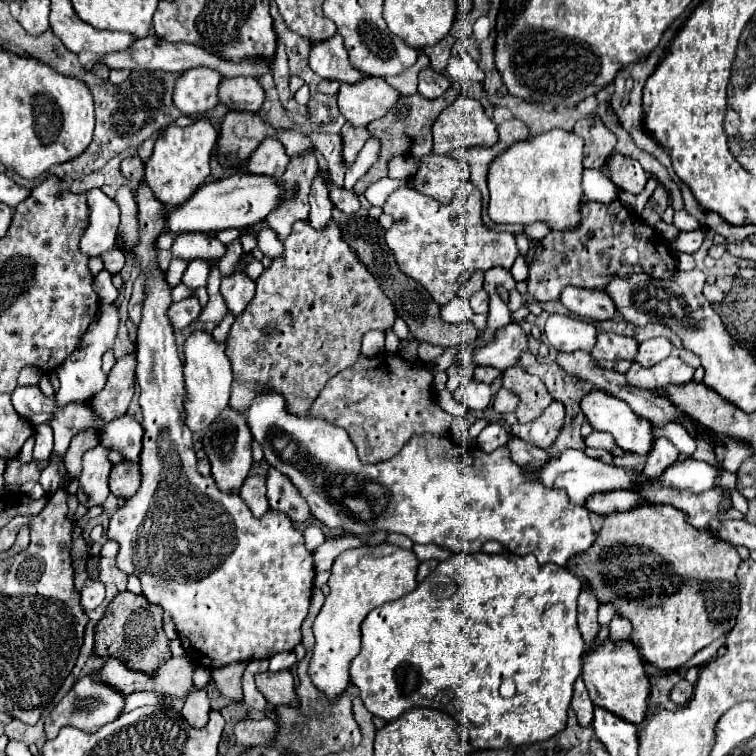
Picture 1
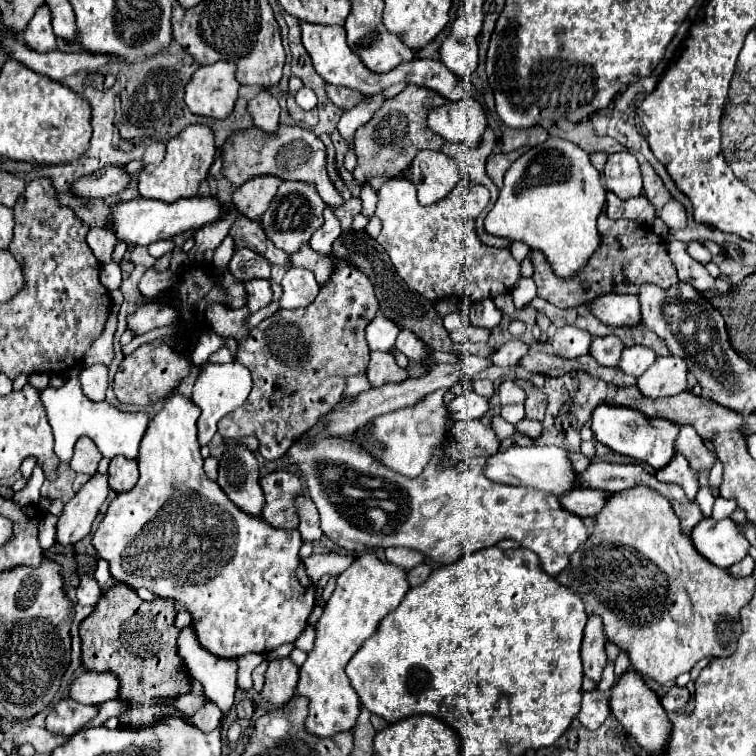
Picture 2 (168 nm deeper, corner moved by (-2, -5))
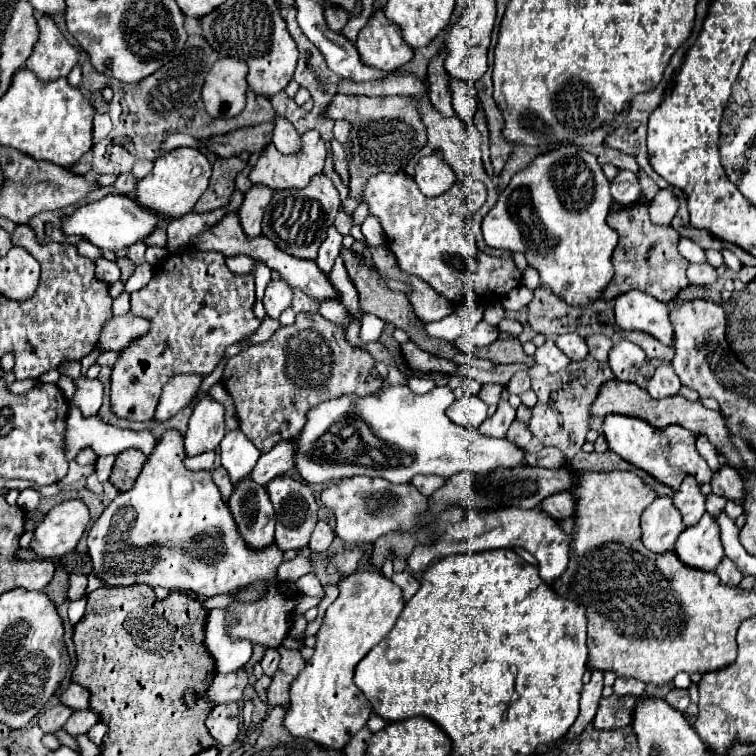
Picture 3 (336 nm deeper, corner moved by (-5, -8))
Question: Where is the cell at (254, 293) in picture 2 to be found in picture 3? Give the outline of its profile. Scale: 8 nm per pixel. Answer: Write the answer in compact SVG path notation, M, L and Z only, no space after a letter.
M272 280L266 286L262 302L270 318L280 318L280 314L292 306L292 288L284 280Z

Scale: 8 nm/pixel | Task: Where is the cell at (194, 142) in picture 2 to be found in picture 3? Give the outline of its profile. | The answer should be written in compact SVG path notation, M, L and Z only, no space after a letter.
M176 148L164 156L160 156L154 162L154 168L148 176L138 180L136 184L136 202L150 210L156 212L164 218L180 218L188 214L198 198L204 194L208 188L208 180L212 174L212 164L208 158L198 150L198 148Z

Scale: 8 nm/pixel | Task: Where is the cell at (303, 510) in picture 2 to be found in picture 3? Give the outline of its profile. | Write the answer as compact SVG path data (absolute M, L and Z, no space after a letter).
M318 522L318 524L316 524L316 530L312 532L312 538L310 538L308 548L310 548L312 552L320 554L320 552L326 552L326 550L330 548L332 540L334 540L334 530L332 530L328 524Z

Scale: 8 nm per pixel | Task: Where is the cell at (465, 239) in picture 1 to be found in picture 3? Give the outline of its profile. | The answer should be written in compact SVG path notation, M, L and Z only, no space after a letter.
M382 172L366 182L362 202L368 204L368 214L380 220L386 246L396 256L398 268L424 280L454 306L466 302L492 304L522 284L522 274L512 258L480 252L472 232L466 230L466 218L486 202L486 186L482 182L474 182L474 194L468 186L456 182L442 196L428 198L406 172Z

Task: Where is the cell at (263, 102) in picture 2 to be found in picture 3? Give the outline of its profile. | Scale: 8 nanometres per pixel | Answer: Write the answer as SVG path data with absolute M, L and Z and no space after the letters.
M276 116L276 128L274 128L272 142L278 148L278 152L282 152L282 154L298 154L302 150L300 134L282 116Z

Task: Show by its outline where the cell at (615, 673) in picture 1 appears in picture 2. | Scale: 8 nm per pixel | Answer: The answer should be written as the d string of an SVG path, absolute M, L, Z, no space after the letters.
M629 669L621 677L617 677L615 685L609 689L609 707L611 715L623 725L627 735L635 737L647 753L659 753L663 741L667 741L667 733L671 733L671 723L659 703L659 697L643 681L643 675L639 675L635 669Z

